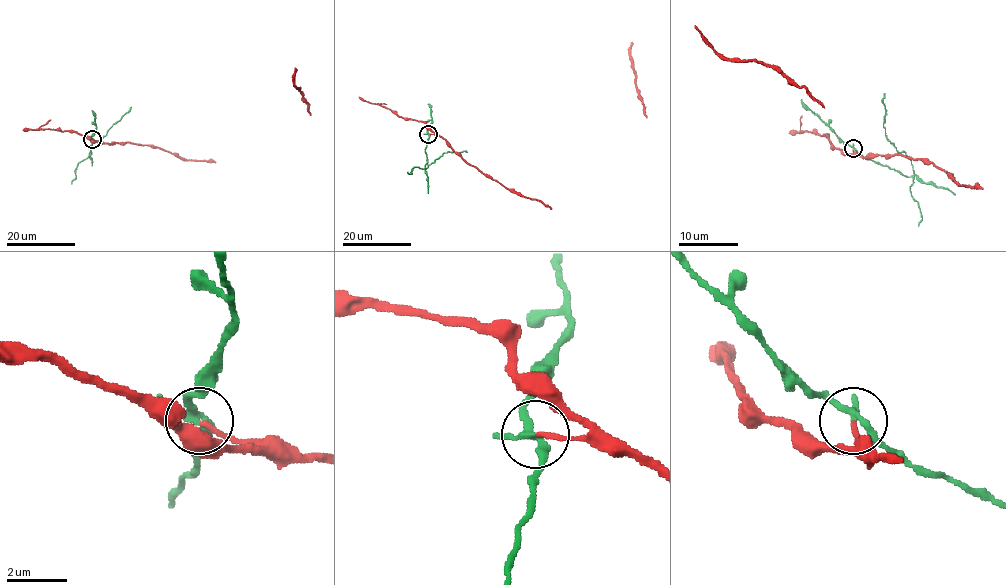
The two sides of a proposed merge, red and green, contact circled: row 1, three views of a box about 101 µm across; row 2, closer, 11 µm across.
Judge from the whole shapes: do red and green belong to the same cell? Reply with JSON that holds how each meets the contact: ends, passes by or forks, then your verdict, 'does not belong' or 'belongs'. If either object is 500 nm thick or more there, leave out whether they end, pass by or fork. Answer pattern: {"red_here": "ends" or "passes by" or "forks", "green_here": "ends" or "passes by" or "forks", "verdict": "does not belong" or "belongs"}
{"red_here": "ends", "green_here": "forks", "verdict": "does not belong"}

